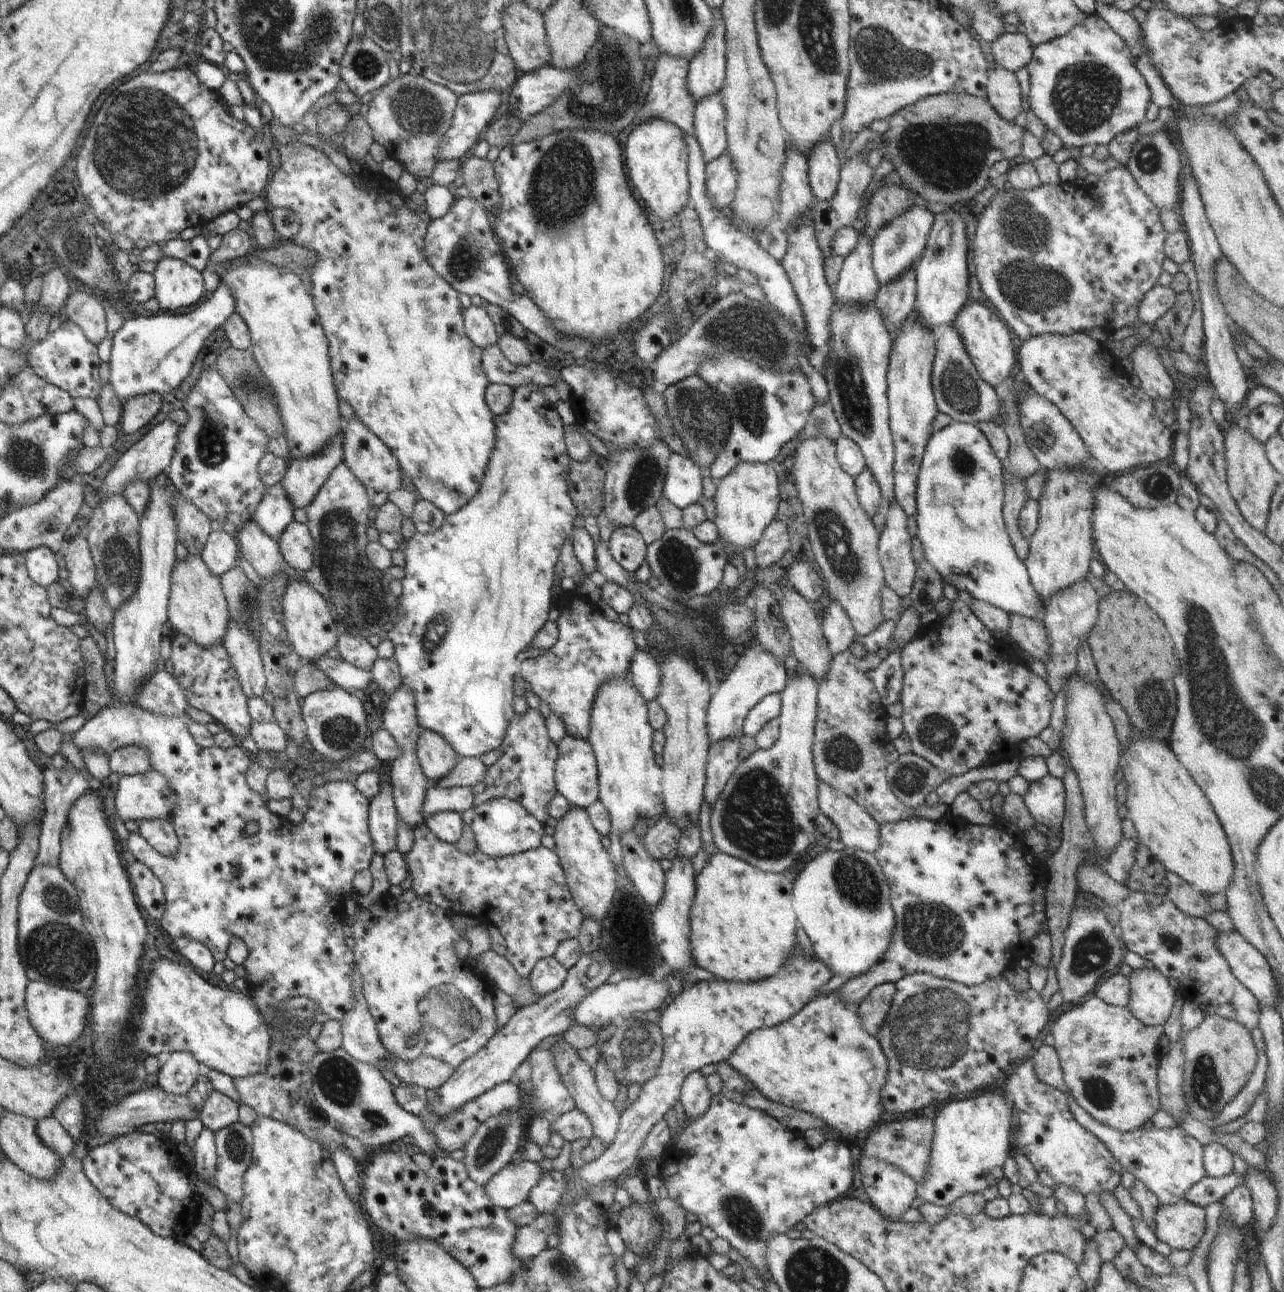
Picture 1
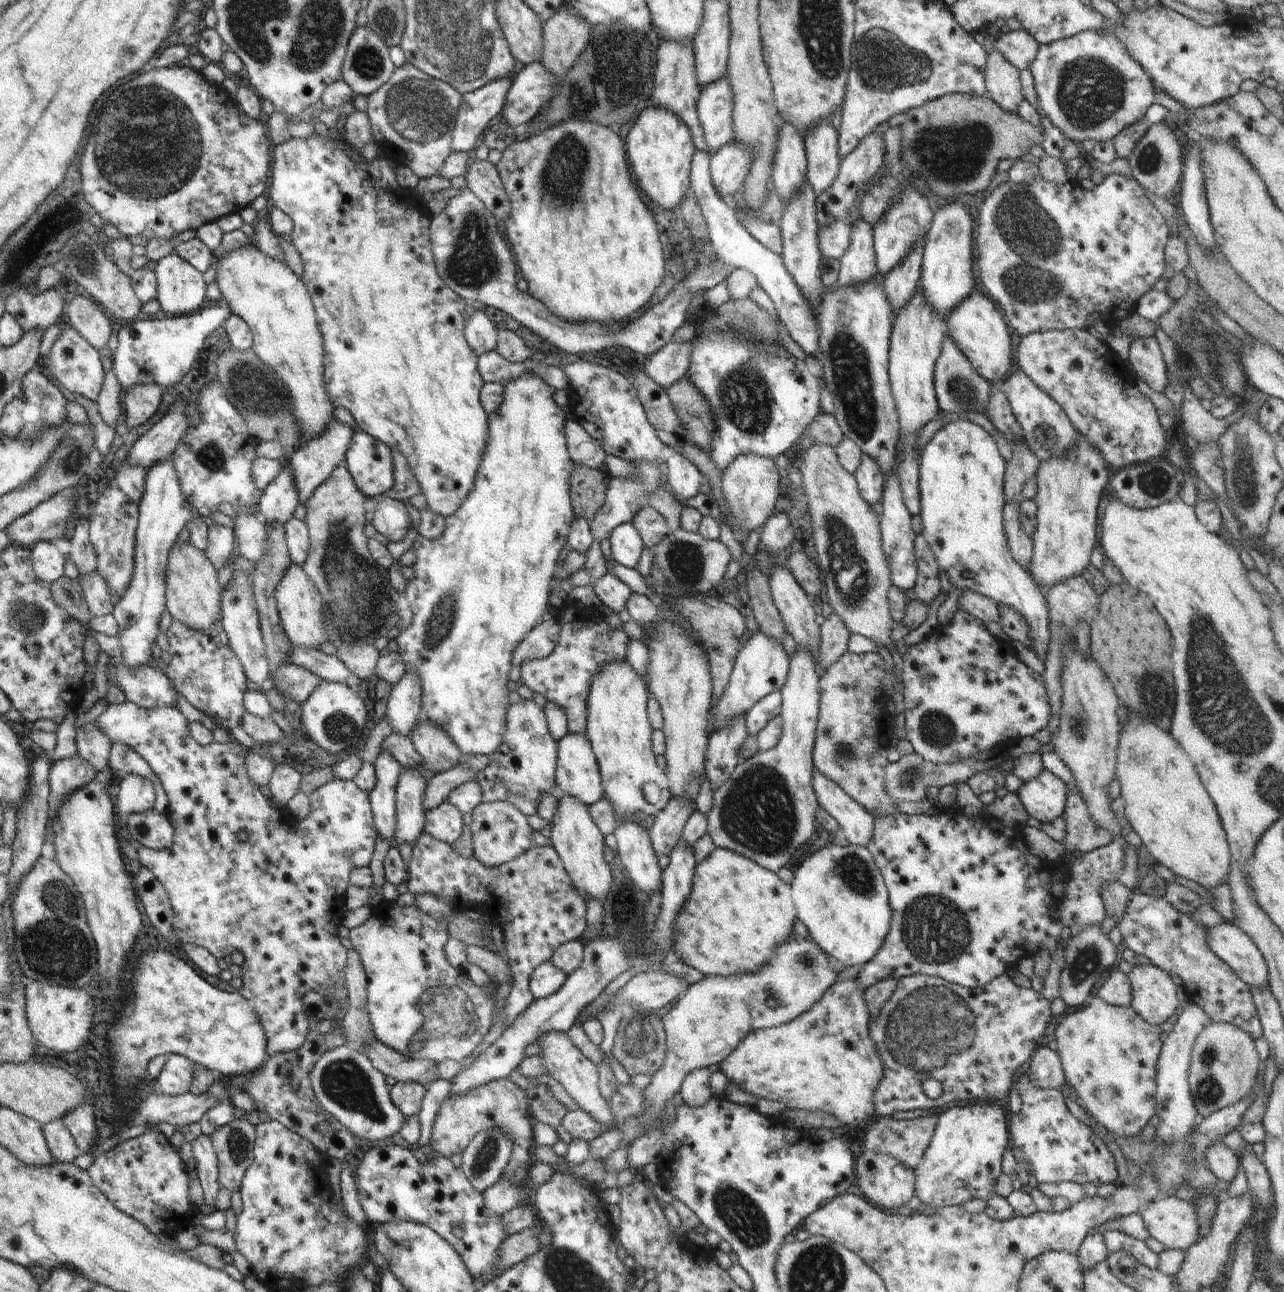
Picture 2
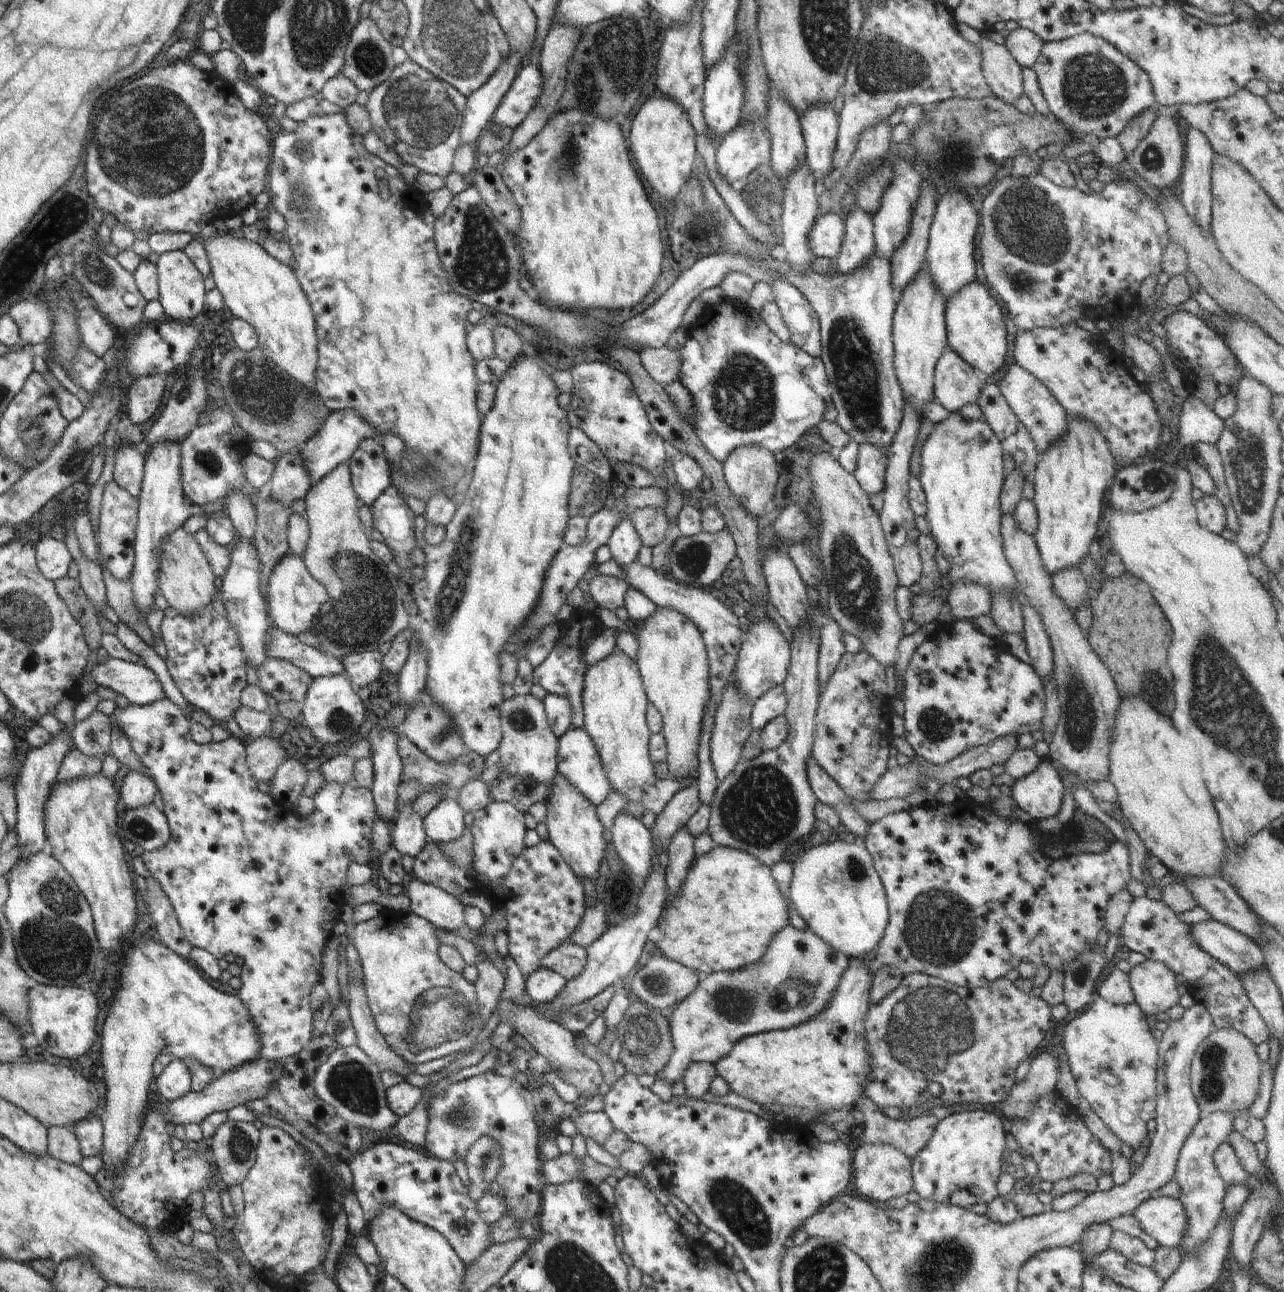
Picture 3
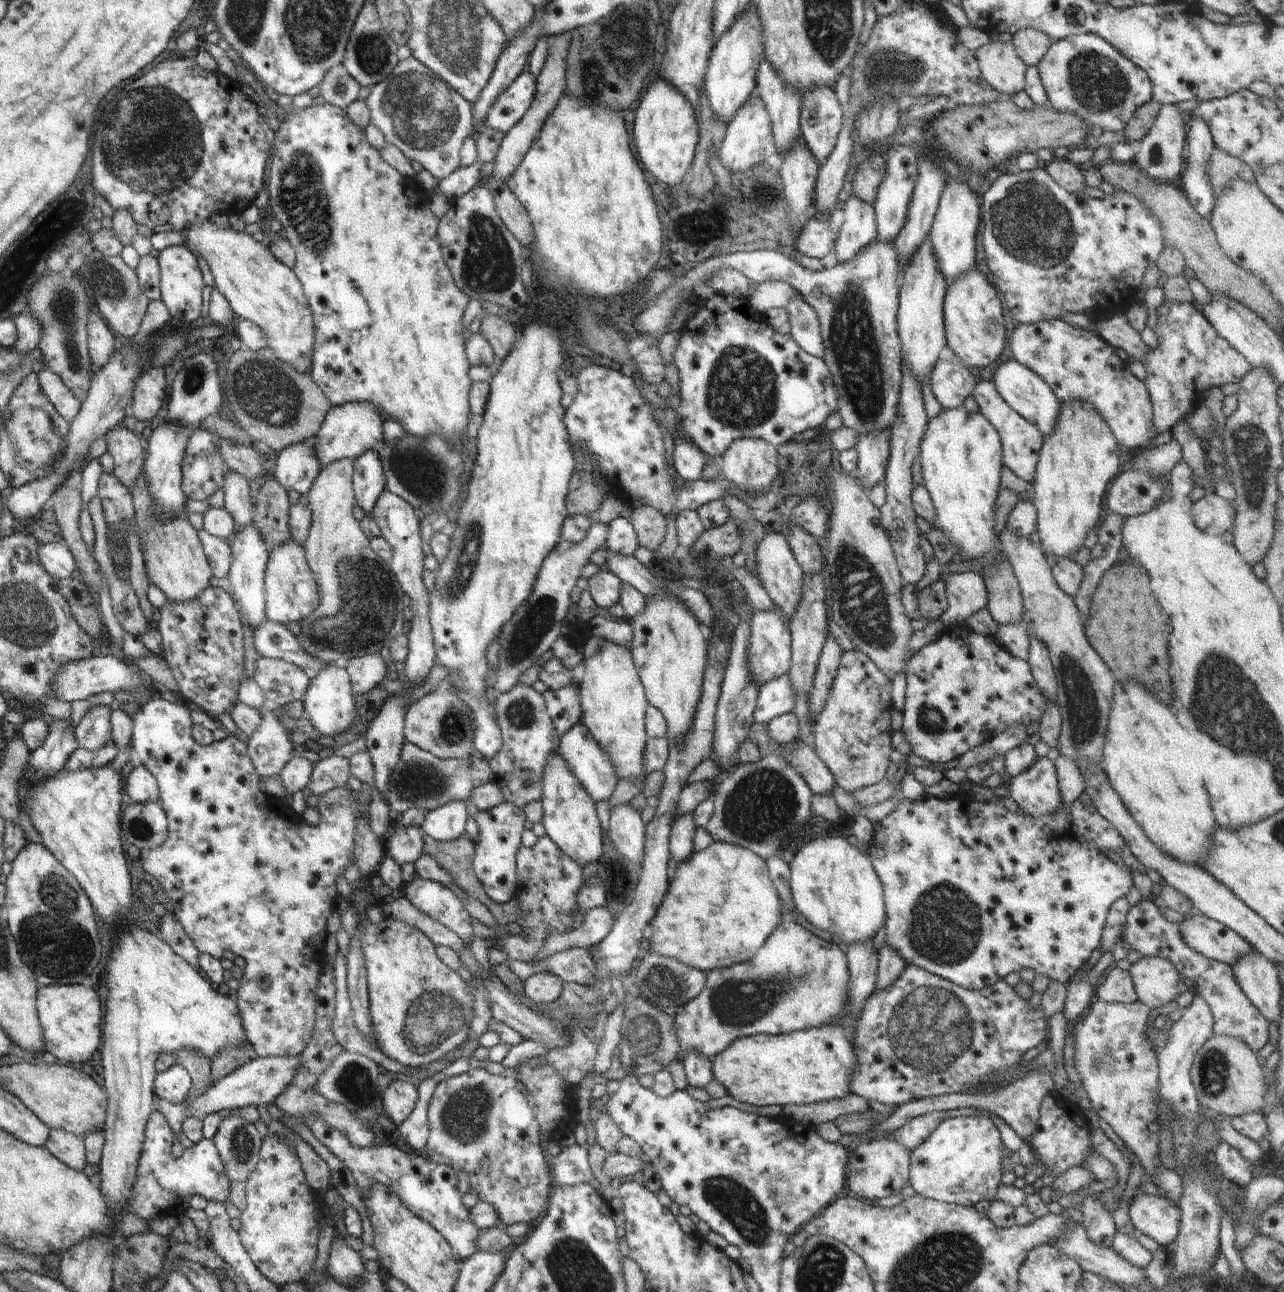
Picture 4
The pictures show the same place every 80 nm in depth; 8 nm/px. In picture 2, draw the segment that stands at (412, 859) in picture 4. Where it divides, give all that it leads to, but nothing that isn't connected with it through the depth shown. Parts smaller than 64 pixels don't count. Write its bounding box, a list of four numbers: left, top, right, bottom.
[395,767,428,847]

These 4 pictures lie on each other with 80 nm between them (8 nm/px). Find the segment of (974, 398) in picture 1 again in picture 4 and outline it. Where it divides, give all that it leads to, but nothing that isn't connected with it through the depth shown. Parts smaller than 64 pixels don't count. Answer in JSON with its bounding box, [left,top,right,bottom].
[930,359,976,409]

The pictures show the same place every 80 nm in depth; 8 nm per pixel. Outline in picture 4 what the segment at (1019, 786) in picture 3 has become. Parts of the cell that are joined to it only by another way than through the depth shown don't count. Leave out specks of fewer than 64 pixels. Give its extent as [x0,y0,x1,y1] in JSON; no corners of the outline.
[1008,757,1061,816]

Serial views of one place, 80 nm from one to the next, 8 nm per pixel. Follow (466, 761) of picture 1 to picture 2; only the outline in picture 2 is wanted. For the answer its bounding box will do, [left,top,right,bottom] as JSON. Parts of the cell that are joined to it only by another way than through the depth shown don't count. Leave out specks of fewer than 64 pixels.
[423,764,476,812]

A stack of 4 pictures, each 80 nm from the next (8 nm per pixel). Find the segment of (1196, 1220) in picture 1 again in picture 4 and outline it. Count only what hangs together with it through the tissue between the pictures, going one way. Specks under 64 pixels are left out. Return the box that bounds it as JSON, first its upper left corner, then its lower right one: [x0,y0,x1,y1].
[1128,1193,1180,1247]

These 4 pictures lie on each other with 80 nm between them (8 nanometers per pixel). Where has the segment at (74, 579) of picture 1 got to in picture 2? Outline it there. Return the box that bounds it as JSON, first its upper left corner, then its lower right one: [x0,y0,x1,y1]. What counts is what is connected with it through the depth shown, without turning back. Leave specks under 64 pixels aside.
[67,517,97,579]

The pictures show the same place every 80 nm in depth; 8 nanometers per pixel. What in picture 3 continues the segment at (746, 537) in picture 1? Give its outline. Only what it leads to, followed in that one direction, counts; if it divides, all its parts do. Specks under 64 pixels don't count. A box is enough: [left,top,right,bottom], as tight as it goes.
[721,445,779,520]

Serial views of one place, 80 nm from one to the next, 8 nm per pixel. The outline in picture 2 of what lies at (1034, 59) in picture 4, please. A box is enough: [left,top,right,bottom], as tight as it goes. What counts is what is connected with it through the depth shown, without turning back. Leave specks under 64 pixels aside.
[993,28,1040,71]

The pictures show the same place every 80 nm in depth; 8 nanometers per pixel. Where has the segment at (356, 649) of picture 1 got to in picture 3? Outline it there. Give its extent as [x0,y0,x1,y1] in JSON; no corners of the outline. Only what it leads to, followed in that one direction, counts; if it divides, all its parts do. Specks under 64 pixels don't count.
[340,651,383,688]

